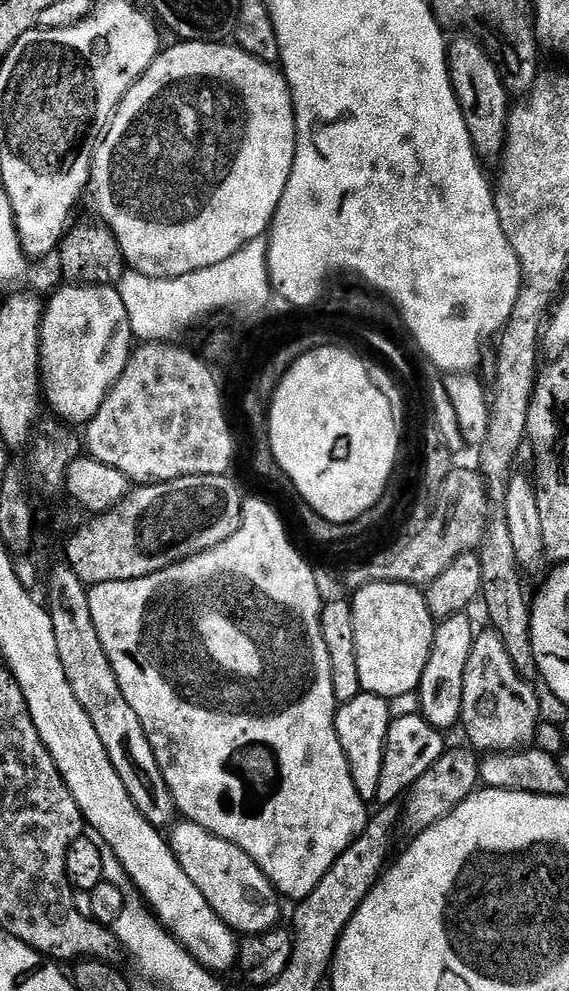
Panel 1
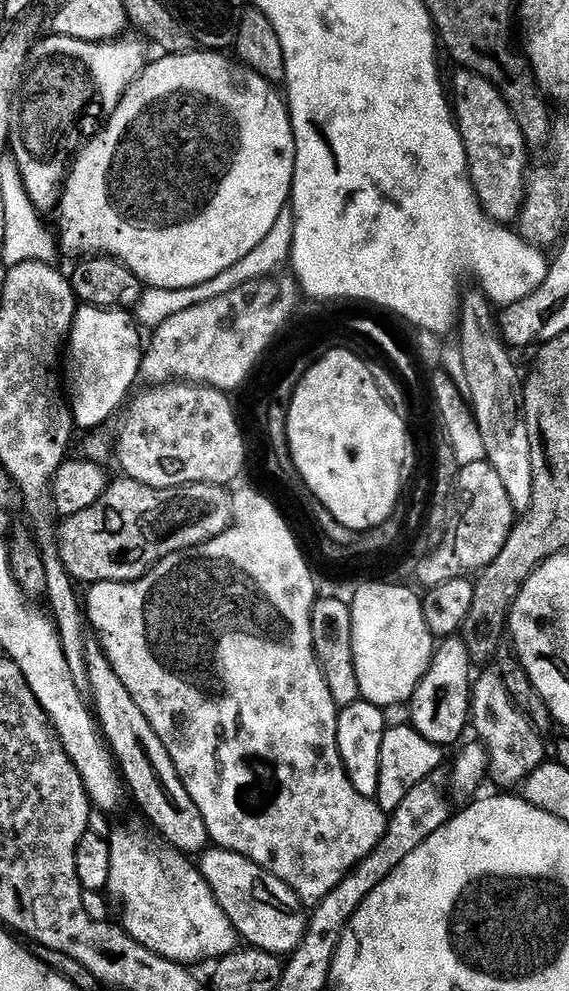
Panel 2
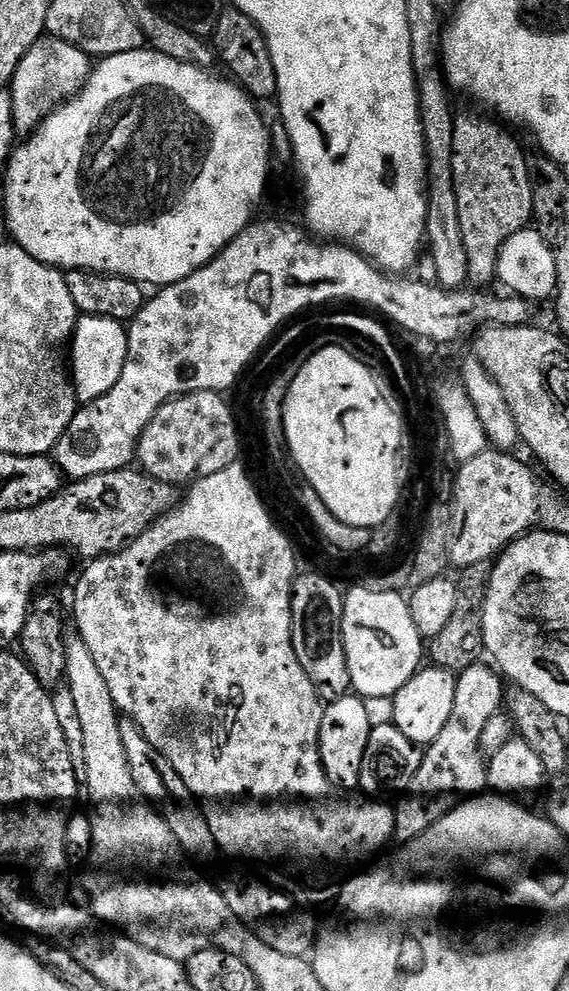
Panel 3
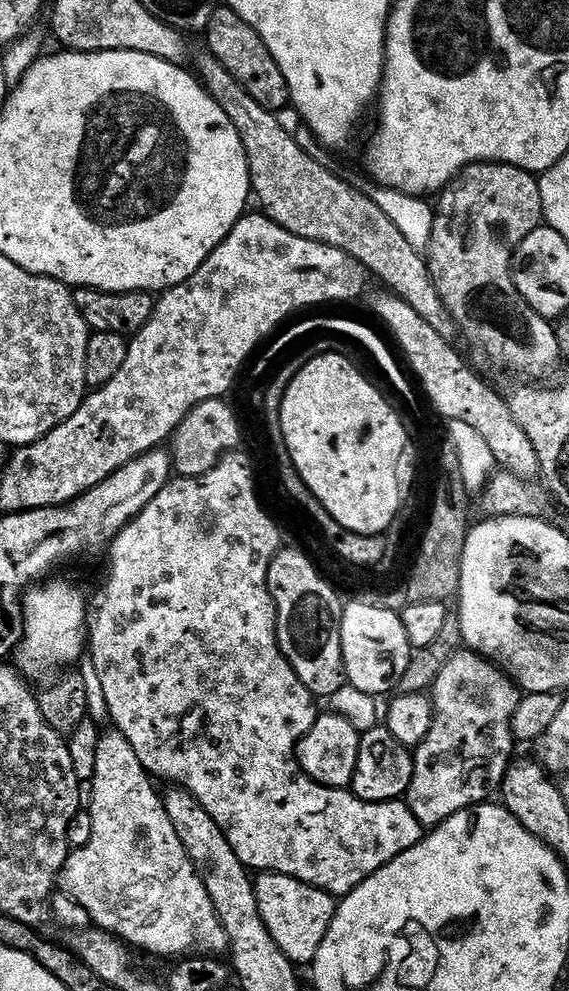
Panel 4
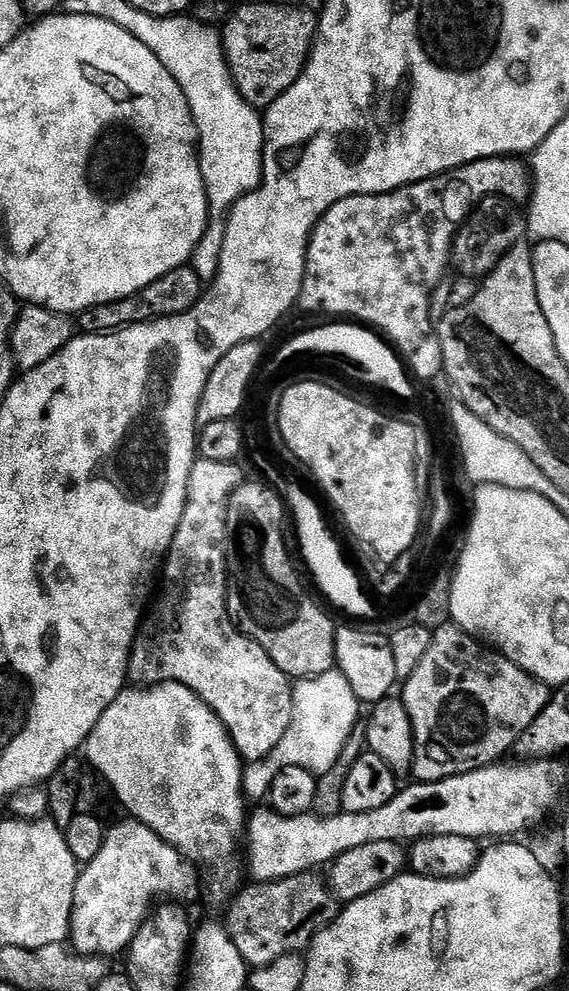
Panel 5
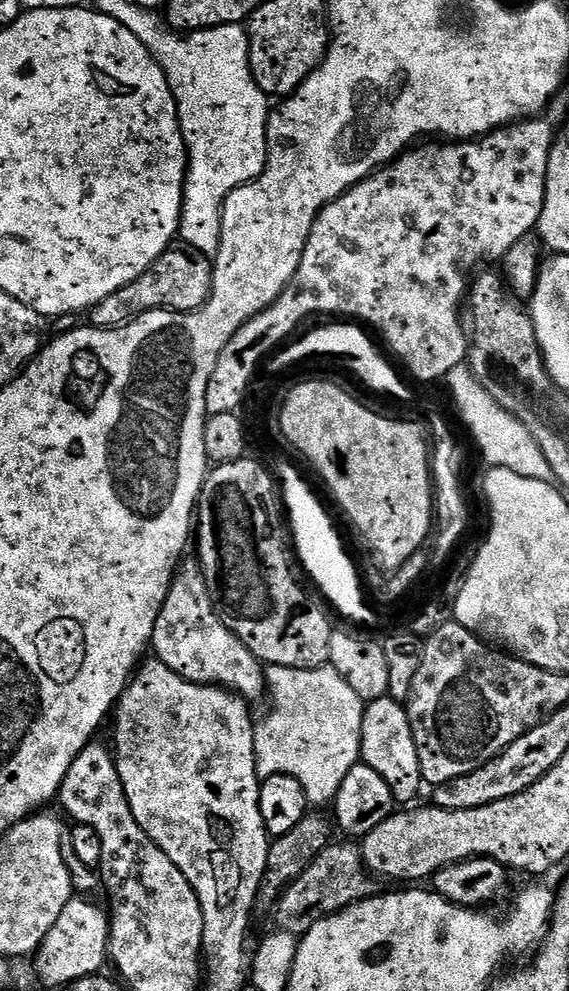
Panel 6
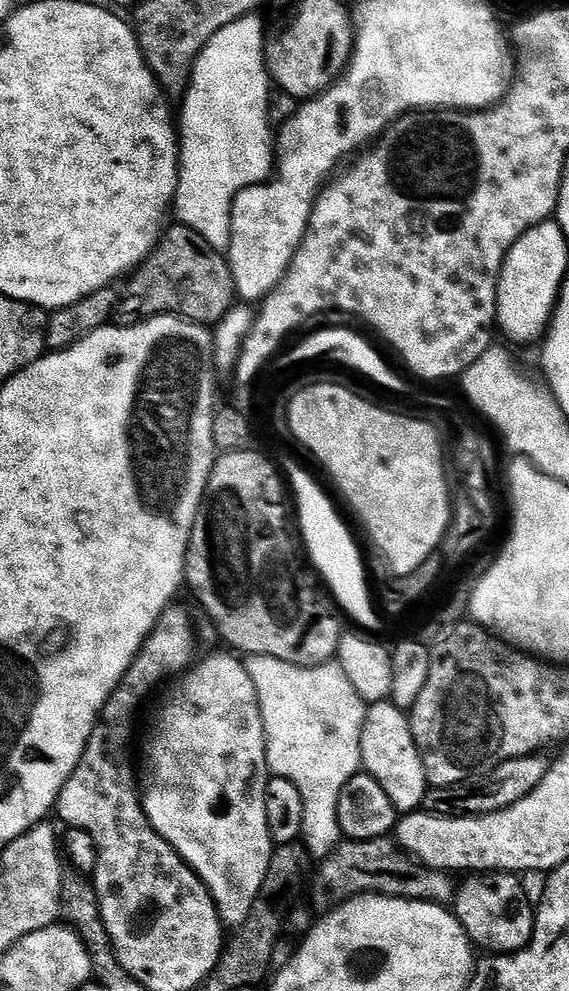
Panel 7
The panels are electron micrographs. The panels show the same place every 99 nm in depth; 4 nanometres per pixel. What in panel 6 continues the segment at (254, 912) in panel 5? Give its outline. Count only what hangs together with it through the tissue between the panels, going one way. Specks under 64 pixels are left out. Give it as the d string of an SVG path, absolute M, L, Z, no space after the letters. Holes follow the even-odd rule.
M333 842L322 849L306 866L301 876L296 877L287 885L288 888L280 896L276 904L276 925L281 932L289 932L298 937L304 935L317 924L319 920L326 919L351 904L357 904L360 900L367 900L373 895L373 879L366 873L362 865L362 852L355 843L344 842L339 844Z

